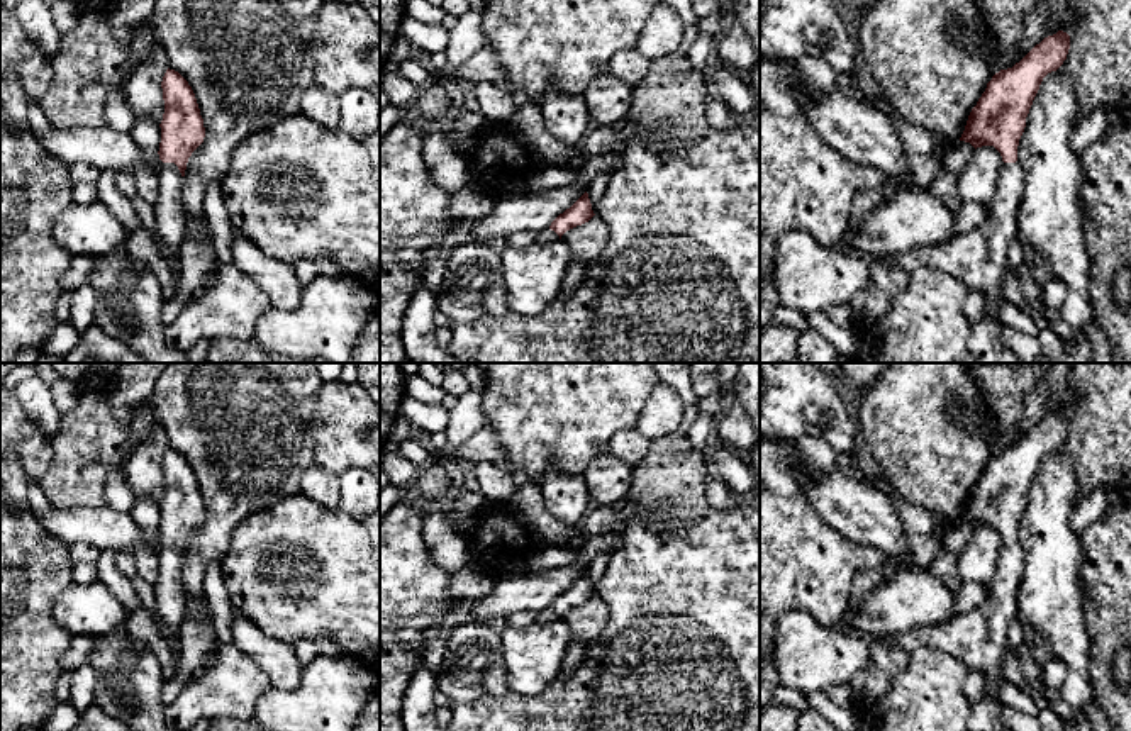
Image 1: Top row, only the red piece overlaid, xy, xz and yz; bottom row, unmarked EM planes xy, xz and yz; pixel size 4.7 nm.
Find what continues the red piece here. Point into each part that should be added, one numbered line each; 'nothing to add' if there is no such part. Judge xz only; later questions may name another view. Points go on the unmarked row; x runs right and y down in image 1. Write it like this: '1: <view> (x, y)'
1: xz (545, 616)

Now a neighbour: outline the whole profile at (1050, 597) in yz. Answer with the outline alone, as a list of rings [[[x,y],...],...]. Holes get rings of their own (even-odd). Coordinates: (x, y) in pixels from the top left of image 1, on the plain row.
[[[1060,449],[1048,453],[1033,480],[1017,526],[1024,563],[1016,590],[1016,617],[1024,631],[1031,628],[1034,636],[1043,636],[1053,648],[1053,660],[1067,667],[1061,687],[1051,695],[1065,700],[1075,714],[1085,714],[1092,700],[1092,687],[1089,680],[1090,638],[1084,619],[1084,585],[1080,578],[1084,548],[1080,534],[1075,534],[1070,526],[1072,512],[1077,507],[1077,492],[1073,458]]]

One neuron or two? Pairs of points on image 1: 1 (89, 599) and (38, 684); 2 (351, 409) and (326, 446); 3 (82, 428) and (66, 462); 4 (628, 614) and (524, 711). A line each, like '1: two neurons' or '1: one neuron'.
1: two neurons
2: one neuron
3: one neuron
4: one neuron

